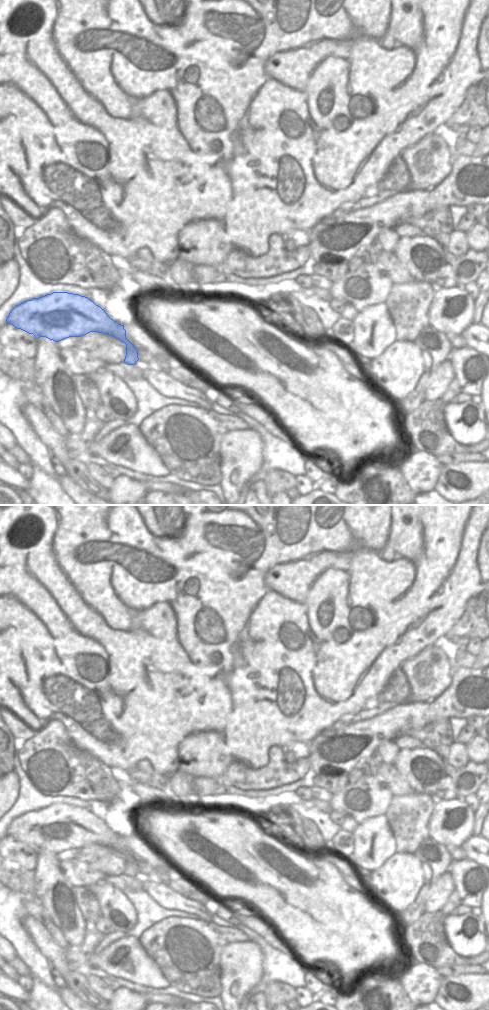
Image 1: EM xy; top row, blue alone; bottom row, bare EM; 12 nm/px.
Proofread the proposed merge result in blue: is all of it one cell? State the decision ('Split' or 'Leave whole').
Leave whole.

